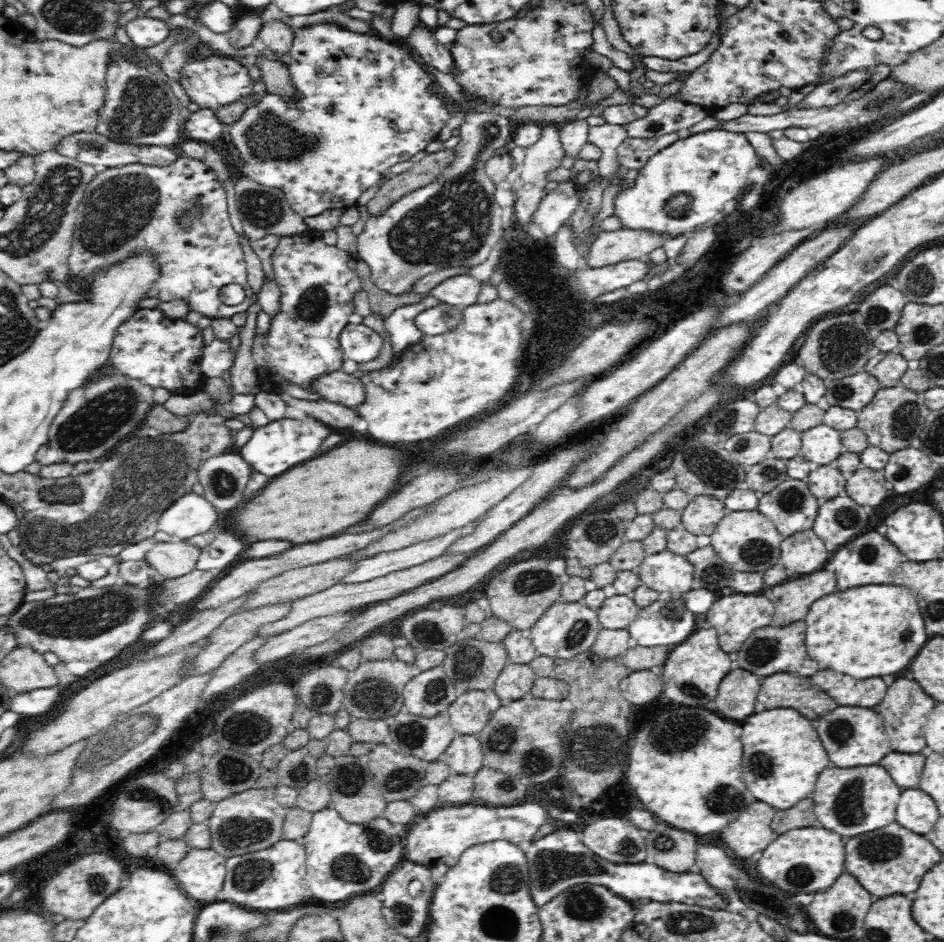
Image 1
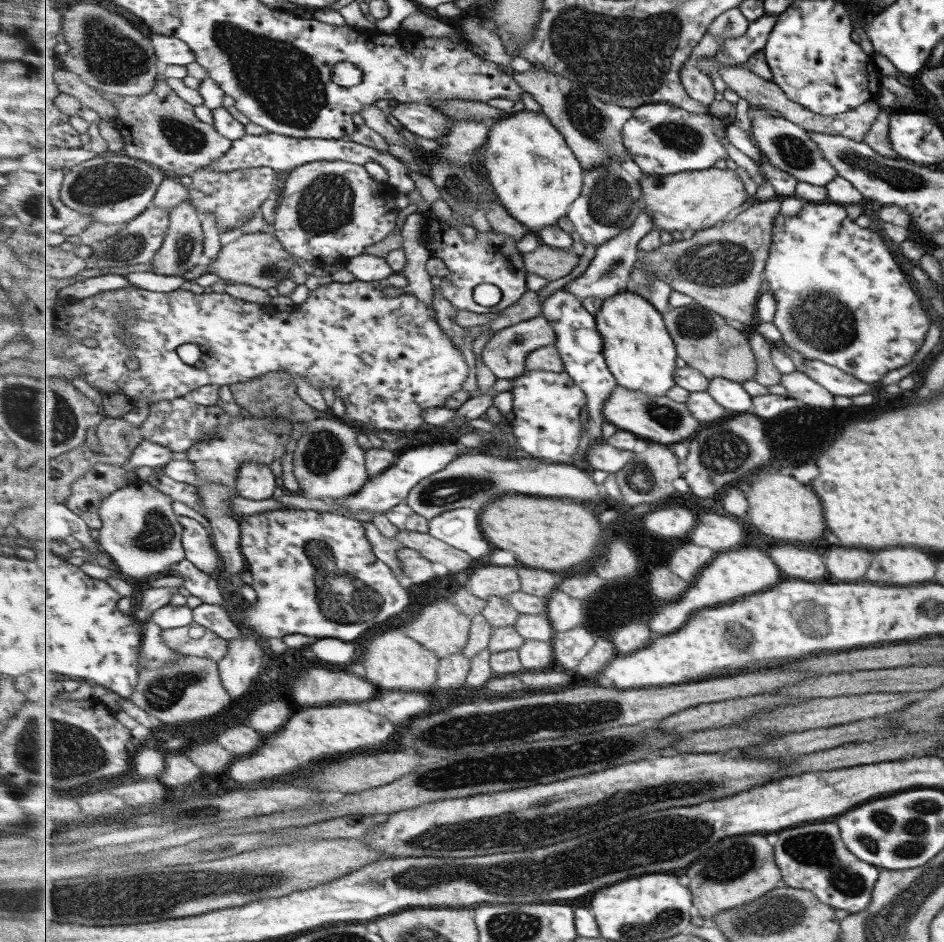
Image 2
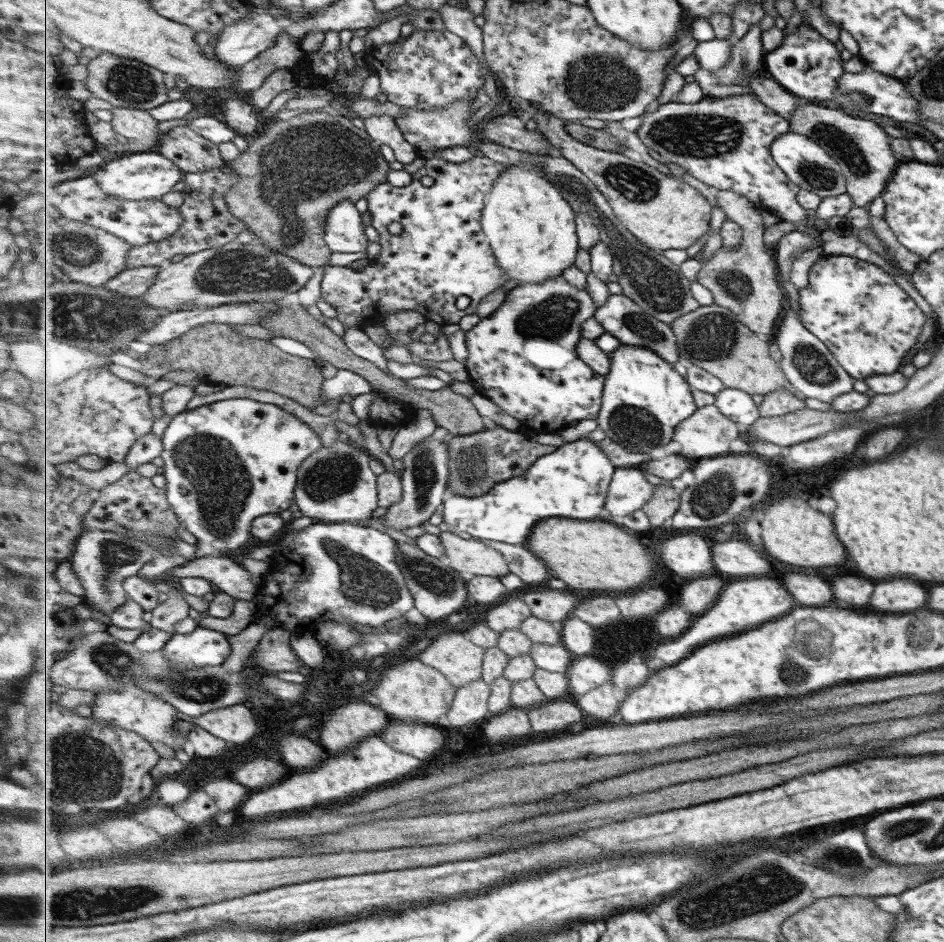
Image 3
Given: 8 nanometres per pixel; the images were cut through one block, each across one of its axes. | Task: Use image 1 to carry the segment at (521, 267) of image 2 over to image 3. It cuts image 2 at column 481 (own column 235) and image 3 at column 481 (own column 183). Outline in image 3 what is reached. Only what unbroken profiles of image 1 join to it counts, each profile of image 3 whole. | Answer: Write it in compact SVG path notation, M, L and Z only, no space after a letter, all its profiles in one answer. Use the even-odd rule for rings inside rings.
M476 156L467 162L431 158L416 173L412 180L403 187L393 186L388 181L379 184L368 195L369 212L372 215L371 226L378 231L382 246L381 255L367 267L357 271L351 266L327 266L321 282L321 295L338 313L338 320L344 326L357 326L386 322L386 314L395 314L401 310L419 310L427 320L436 322L441 327L457 323L467 314L476 314L479 303L490 294L507 284L509 276L498 266L498 258L491 248L490 240L482 226L482 210L485 198L499 176L507 172L507 165L485 156ZM423 176L430 176L433 185L421 184ZM399 222L402 233L391 234L389 224ZM459 296L470 298L467 308L459 310Z

